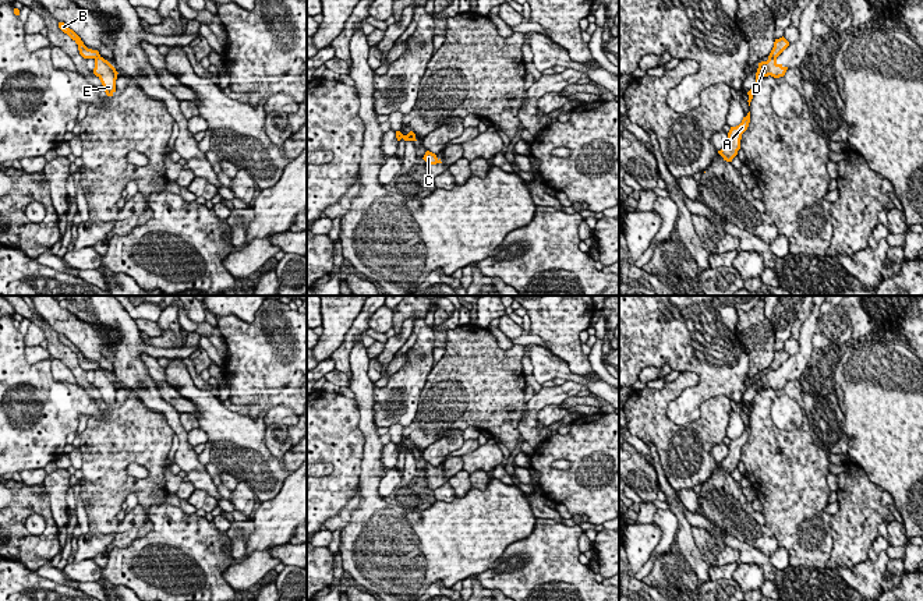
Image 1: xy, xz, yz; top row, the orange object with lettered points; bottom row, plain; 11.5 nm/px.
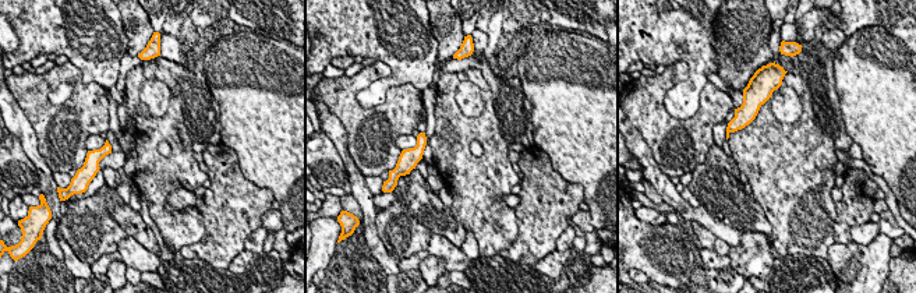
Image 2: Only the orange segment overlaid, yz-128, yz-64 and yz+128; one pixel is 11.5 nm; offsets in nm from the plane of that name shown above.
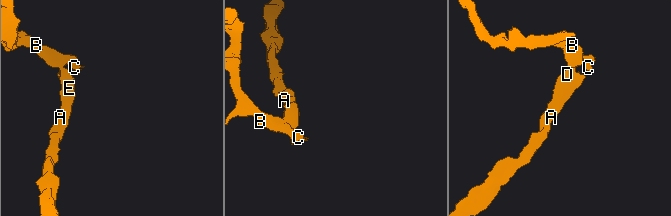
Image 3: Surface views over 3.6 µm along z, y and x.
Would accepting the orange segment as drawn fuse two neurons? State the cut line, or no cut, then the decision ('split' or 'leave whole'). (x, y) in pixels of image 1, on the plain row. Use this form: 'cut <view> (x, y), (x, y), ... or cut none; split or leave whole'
cut yz (768, 368), (775, 371); split

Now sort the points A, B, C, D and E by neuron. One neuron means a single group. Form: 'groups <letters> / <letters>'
groups A D E / B C

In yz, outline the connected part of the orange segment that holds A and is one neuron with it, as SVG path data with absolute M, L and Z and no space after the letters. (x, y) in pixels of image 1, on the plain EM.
M750 424L746 429L743 429L739 438L731 439L728 445L728 456L721 463L718 463L724 473L732 474L732 471L738 467L738 463L740 462L742 446L747 442L749 435Z

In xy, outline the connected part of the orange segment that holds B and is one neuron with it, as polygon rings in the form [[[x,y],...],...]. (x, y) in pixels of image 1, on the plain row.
[[[59,335],[59,340],[78,357],[79,367],[84,371],[96,371],[100,368],[98,363],[88,361],[81,353],[81,350],[73,342],[70,342],[64,335]]]

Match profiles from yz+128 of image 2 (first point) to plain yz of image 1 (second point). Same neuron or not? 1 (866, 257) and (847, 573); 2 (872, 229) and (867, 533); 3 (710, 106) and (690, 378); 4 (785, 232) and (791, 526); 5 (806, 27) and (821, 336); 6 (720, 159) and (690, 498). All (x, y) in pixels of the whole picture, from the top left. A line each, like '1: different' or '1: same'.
1: same
2: different
3: same
4: same
5: same
6: different

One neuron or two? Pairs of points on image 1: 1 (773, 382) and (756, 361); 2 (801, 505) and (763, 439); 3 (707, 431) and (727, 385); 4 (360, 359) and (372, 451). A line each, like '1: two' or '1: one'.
1: two
2: one
3: two
4: one

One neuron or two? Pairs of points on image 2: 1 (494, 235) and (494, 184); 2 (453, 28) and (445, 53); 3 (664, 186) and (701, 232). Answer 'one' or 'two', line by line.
1: one
2: one
3: two

